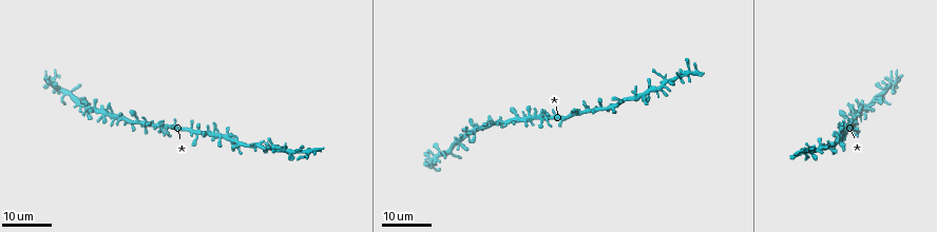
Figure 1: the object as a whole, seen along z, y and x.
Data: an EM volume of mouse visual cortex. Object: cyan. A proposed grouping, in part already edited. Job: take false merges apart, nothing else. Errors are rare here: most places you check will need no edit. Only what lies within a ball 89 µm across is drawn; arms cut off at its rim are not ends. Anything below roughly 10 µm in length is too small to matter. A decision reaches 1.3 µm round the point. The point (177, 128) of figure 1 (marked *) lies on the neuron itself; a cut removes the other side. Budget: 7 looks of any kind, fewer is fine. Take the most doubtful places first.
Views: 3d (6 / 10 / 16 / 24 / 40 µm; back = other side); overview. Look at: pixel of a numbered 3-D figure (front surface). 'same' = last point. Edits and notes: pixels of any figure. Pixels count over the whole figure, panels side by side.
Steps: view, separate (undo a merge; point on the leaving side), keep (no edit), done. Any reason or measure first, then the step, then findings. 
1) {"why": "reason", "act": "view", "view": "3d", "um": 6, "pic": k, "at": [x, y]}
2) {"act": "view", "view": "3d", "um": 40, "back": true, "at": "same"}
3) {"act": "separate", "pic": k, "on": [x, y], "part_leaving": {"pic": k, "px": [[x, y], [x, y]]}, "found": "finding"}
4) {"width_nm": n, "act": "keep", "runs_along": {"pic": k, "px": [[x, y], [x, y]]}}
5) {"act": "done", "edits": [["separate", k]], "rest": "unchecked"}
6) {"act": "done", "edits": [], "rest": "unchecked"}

{"act": "view", "view": "3d", "um": 24, "pic": 1, "at": [645, 94]}

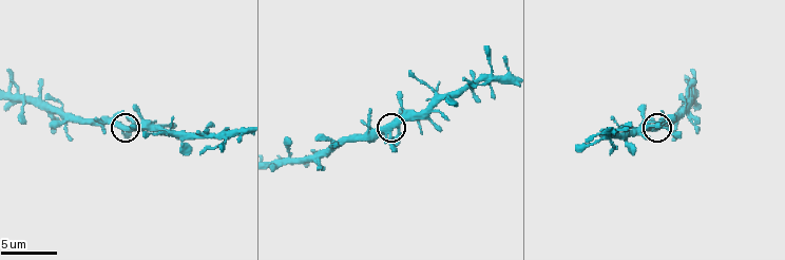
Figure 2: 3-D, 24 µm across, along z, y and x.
{"act": "view", "view": "3d", "um": 6, "pic": 2, "at": [387, 131]}

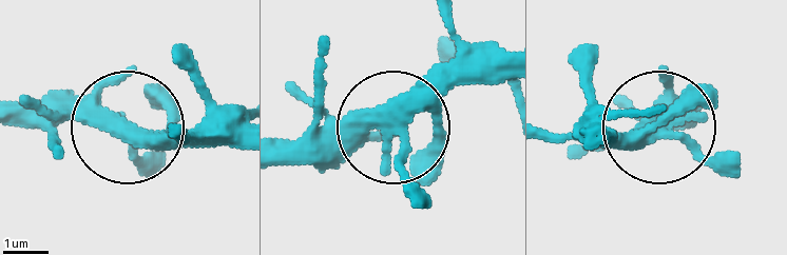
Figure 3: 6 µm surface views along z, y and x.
{"act": "keep", "runs_along": {"pic": 3, "px": [[13, 104], [80, 104], [202, 138]]}, "found": "one neuron here"}

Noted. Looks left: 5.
{"why": "a narrow waist", "act": "view", "view": "3d", "um": 24, "pic": 1, "at": [116, 120]}

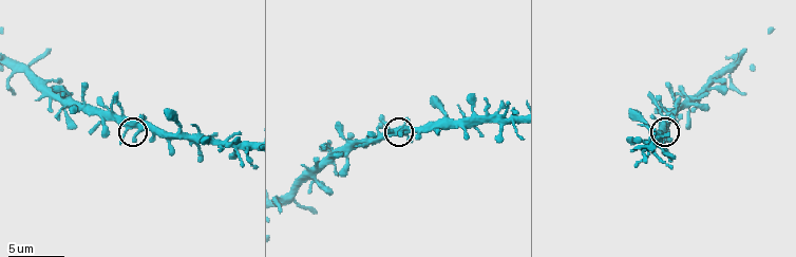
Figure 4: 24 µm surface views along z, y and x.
{"act": "view", "view": "3d", "um": 10, "pic": 4, "at": [404, 130]}

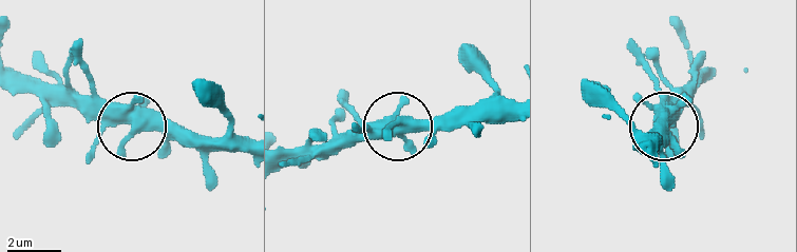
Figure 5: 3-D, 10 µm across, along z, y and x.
{"act": "keep", "runs_along": {"pic": 5, "px": [[243, 152], [208, 152], [54, 104]]}, "found": "continuous, no second neuron"}

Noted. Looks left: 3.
{"why": "narrows sharply", "act": "view", "view": "3d", "um": 10, "pic": 4, "at": [55, 96]}

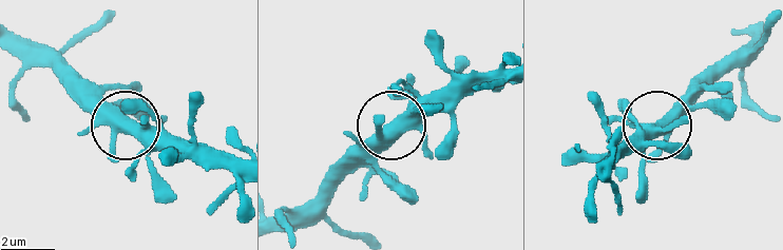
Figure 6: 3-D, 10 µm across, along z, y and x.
{"why": "other side", "act": "view", "view": "3d", "um": 10, "back": true, "pic": 6, "at": [126, 128]}

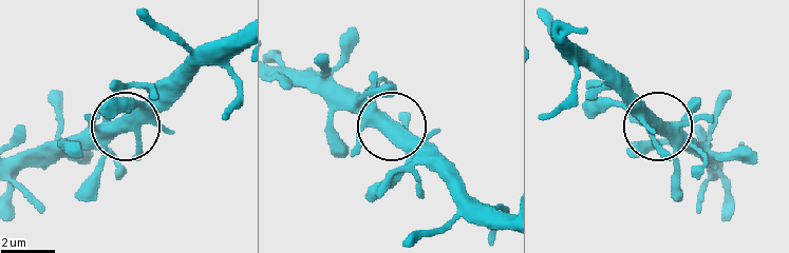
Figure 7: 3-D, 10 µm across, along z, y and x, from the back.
{"arms": 3, "act": "keep", "runs_along": {"pic": 7, "px": [[12, 175], [108, 141], [167, 84]]}, "found": "one neuron here"}

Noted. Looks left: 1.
{"act": "done", "edits": [], "rest": "unchecked"}

